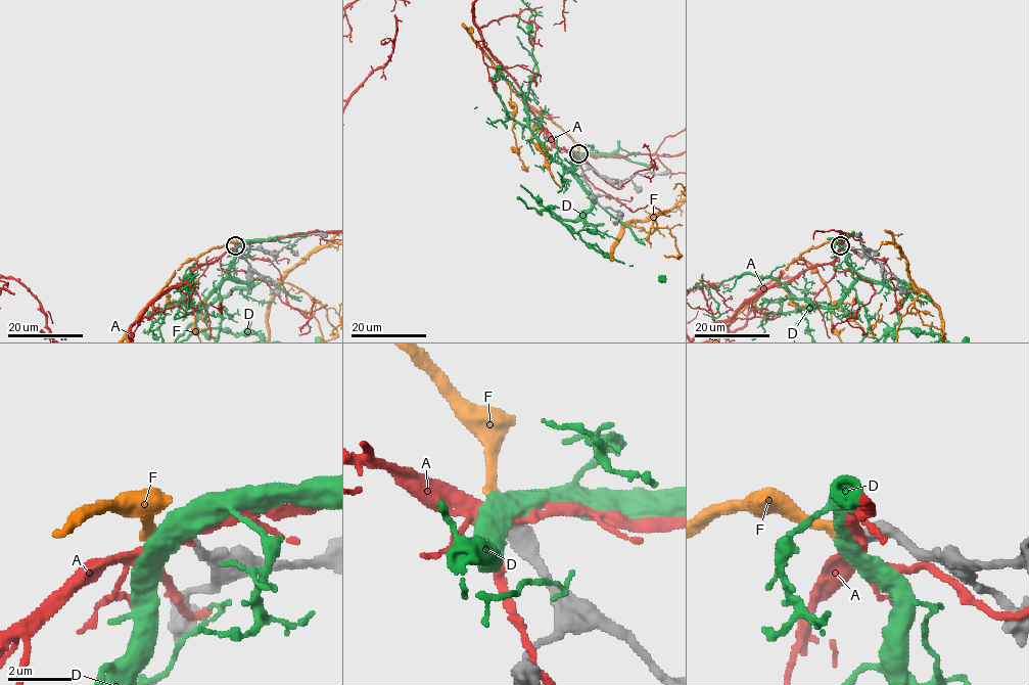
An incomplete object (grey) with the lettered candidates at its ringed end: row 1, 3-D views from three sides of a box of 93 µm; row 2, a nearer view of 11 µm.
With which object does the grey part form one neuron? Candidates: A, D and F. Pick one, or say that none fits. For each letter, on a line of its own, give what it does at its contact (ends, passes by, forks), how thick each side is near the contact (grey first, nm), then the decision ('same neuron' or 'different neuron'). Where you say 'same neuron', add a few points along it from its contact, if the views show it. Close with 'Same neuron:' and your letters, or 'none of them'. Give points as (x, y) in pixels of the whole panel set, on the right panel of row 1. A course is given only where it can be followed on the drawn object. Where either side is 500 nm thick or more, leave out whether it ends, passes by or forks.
A: 550/320 nm | different neuron
D: 440/550 nm | different neuron
F: it ends | 320/320 nm | same neuron
Same neuron: F

